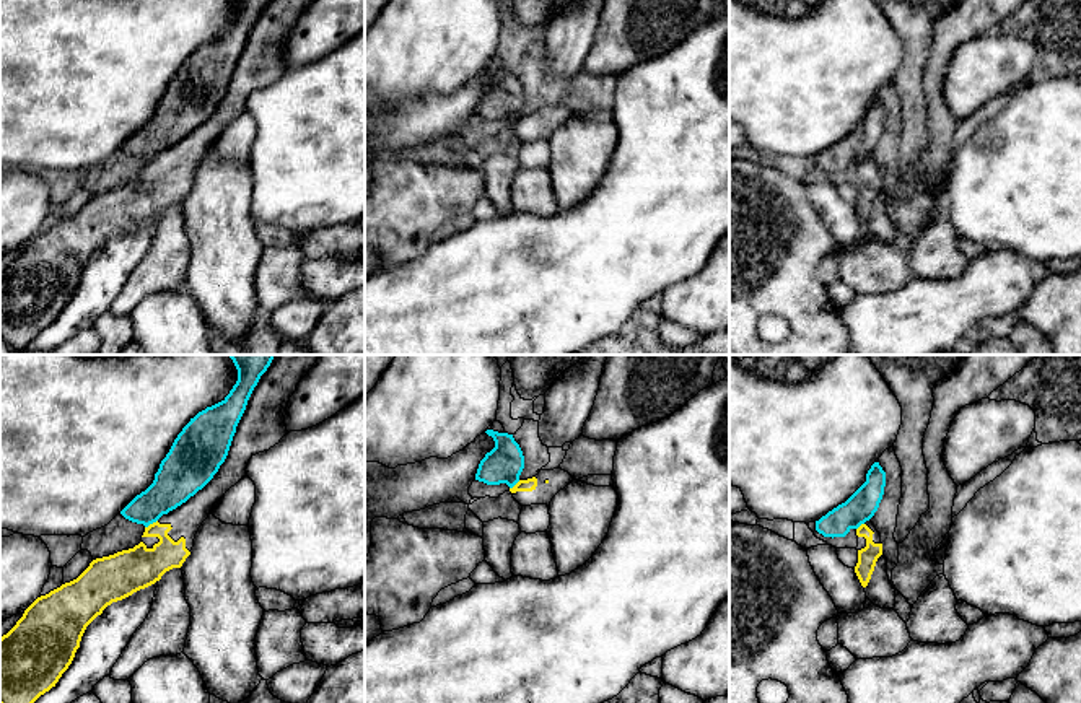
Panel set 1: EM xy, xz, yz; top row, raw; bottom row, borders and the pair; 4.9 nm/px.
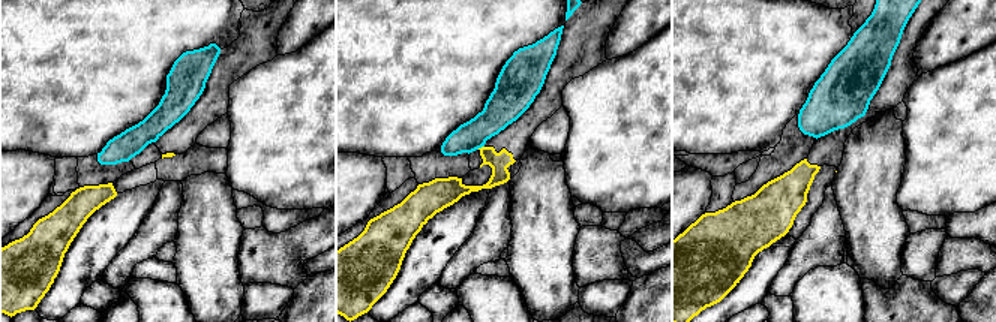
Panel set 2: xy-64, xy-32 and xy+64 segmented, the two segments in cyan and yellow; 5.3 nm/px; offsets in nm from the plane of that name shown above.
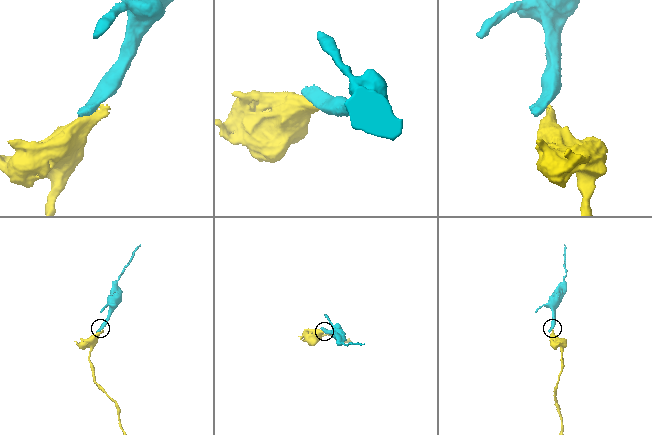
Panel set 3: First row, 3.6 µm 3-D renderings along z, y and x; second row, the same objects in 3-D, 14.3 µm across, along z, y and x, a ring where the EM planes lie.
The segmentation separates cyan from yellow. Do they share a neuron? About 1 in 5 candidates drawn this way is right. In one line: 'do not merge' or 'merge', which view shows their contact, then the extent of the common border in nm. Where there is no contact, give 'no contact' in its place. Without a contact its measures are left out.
do not merge; meets cyan in xy; contact 80 nm long

